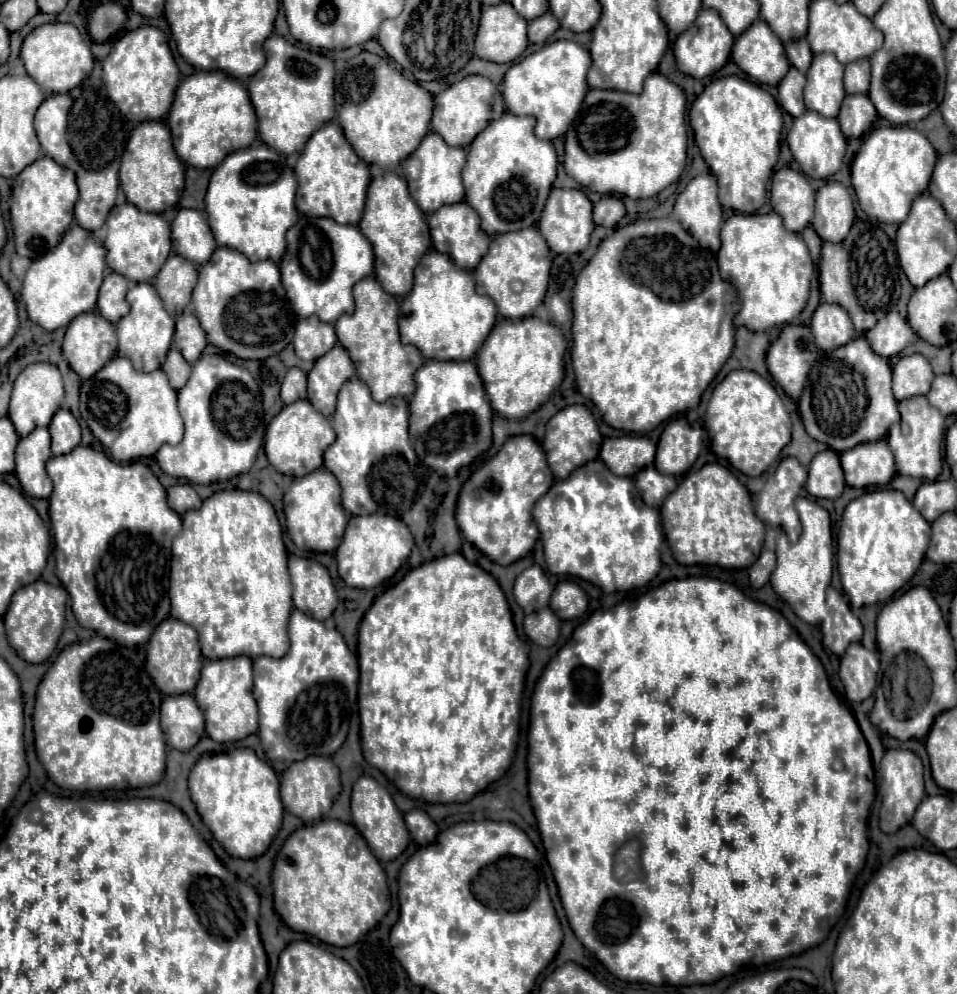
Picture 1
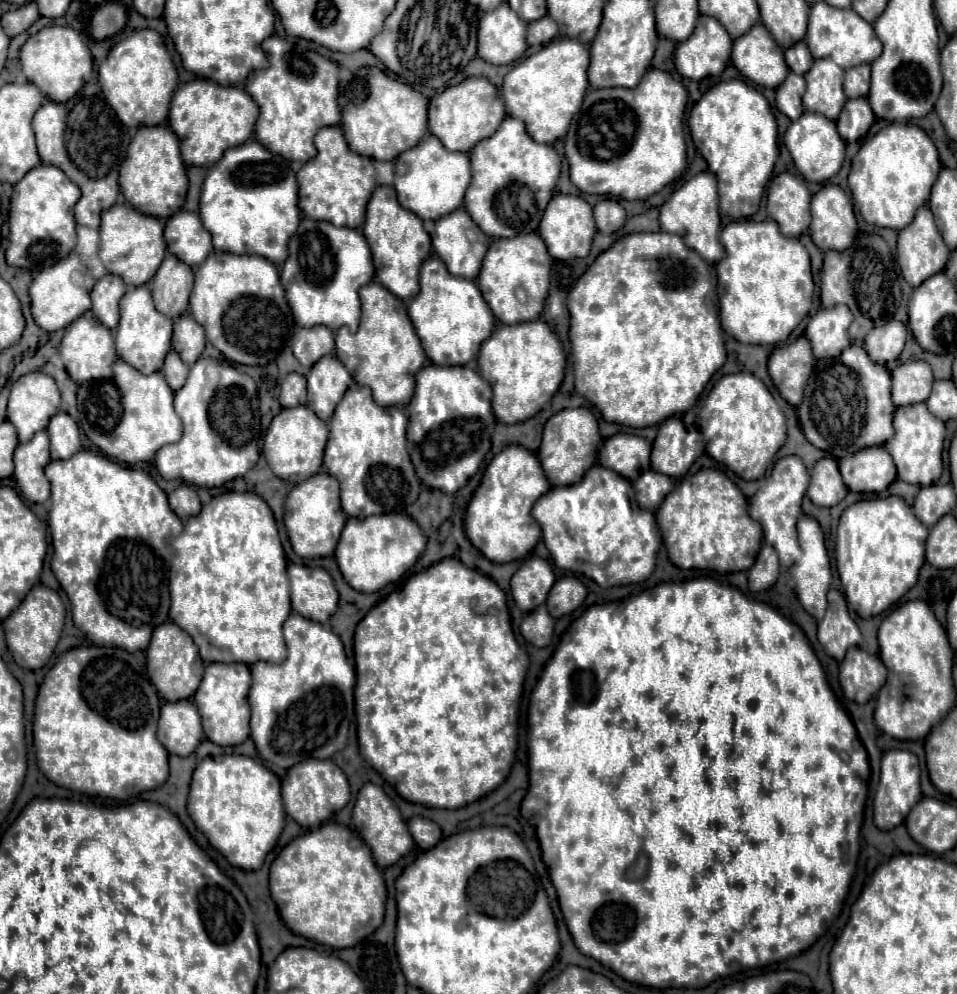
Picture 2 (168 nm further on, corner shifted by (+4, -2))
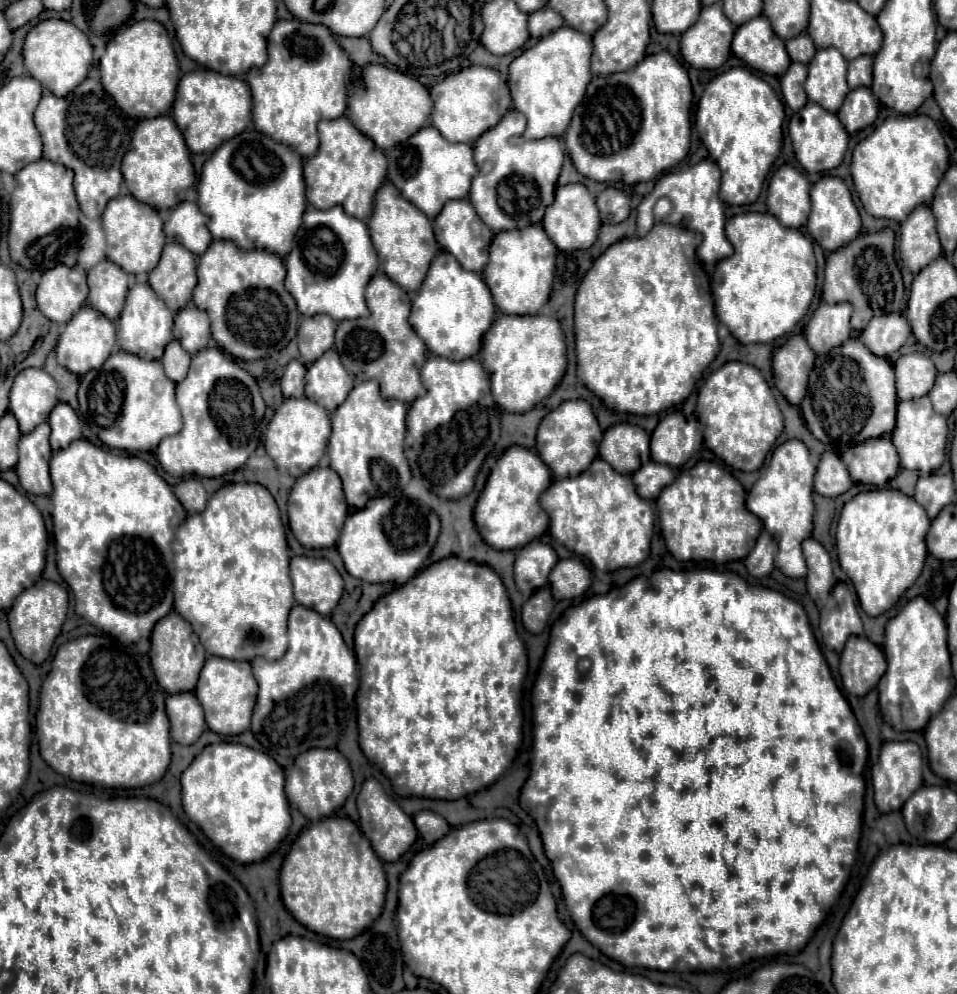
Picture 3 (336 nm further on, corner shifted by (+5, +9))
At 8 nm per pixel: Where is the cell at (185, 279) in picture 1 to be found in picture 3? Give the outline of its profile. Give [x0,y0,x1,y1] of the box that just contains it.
[149,242,197,312]

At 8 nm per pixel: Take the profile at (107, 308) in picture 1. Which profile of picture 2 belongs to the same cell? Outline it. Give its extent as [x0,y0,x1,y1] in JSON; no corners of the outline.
[92,273,126,329]

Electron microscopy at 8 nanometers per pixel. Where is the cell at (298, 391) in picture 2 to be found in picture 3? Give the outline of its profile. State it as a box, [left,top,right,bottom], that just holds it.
[281,360,305,398]

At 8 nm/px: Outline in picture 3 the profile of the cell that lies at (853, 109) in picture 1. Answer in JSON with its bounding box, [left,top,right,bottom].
[837,88,879,132]

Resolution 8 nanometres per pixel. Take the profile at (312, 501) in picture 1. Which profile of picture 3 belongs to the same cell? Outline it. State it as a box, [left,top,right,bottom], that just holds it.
[289,468,347,548]

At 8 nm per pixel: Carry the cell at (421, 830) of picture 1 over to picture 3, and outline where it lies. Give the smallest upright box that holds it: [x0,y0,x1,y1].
[413,810,449,844]

